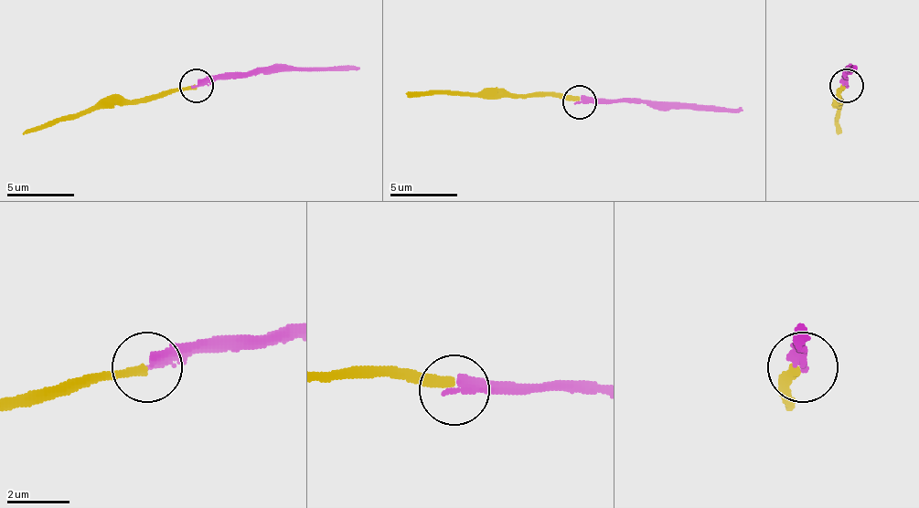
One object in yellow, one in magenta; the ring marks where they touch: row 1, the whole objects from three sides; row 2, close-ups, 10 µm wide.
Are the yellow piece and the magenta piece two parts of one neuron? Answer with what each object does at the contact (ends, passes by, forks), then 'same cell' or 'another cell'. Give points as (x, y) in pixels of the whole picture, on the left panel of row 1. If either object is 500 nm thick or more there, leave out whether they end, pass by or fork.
yellow ends | magenta ends | another cell

